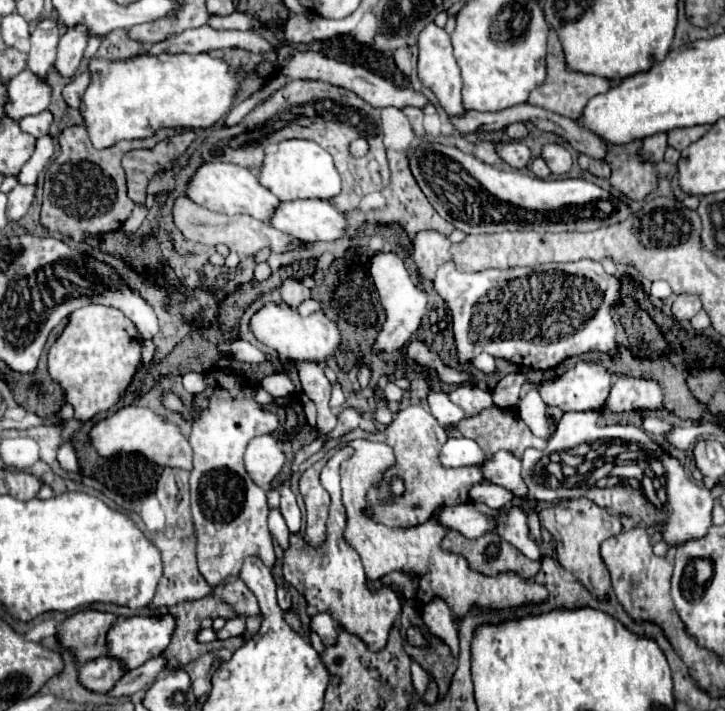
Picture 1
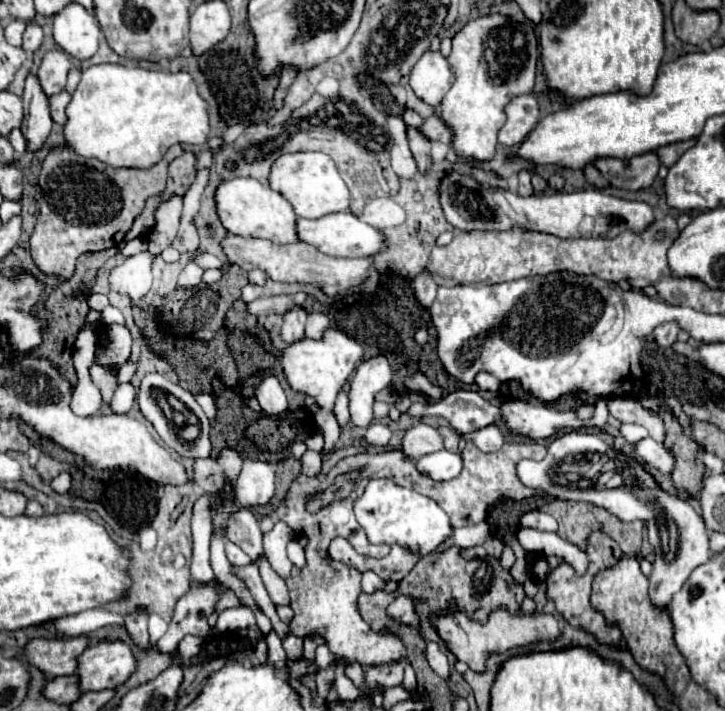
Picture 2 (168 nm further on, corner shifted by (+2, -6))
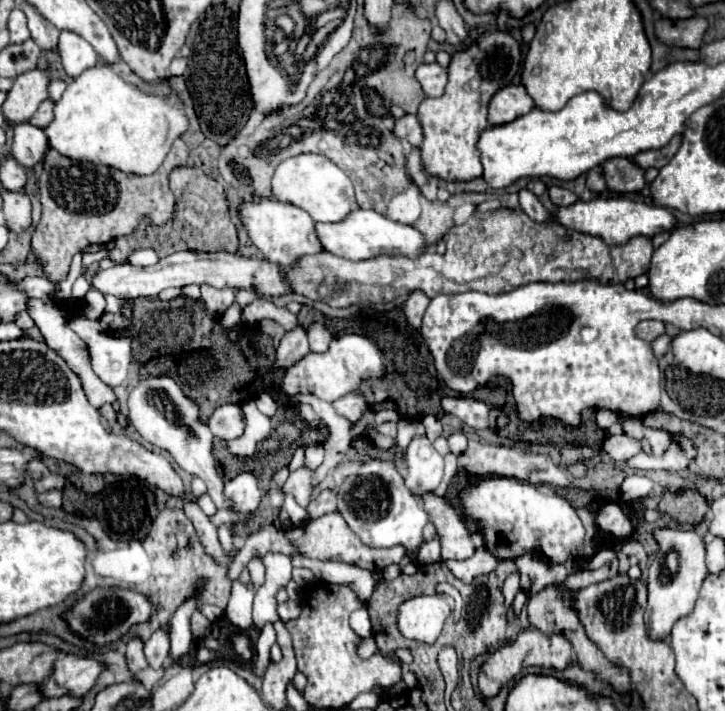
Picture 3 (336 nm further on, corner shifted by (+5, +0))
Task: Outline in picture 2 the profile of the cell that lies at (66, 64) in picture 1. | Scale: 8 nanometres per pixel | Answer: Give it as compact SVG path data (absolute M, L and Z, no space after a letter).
M62 49L48 51L42 57L38 71L36 71L36 77L38 77L40 87L42 87L46 97L60 93L64 89L68 71L70 71L70 57Z

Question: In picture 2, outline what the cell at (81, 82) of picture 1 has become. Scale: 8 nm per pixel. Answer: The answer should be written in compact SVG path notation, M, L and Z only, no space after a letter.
M62 91L58 95L52 95L48 99L48 105L50 105L50 115L52 115L52 121L58 123L58 125L64 125L66 123L66 103L70 103L70 93Z

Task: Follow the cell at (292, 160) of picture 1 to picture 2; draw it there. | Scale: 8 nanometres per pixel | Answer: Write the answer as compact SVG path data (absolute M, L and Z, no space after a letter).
M290 153L278 157L270 171L270 189L290 201L296 215L304 219L320 219L330 213L350 211L350 191L326 153Z

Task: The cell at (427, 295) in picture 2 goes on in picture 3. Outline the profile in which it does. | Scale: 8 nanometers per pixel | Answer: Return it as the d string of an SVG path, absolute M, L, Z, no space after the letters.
M417 289L415 293L409 295L409 299L405 301L403 311L405 311L407 321L409 321L411 327L415 327L415 329L421 327L421 319L423 319L423 313L425 313L427 305L429 305L429 297L423 291Z

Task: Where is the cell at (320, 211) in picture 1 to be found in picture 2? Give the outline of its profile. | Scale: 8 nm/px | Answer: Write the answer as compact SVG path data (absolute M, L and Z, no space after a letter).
M334 213L322 219L298 219L298 237L332 257L372 257L386 249L384 235L376 227L360 221L354 213Z

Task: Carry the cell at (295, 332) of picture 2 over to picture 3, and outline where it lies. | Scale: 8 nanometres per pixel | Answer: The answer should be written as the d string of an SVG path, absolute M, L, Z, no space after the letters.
M297 325L291 331L287 331L277 347L277 361L275 367L291 367L297 363L303 355L309 353L309 341L307 341L307 331Z

